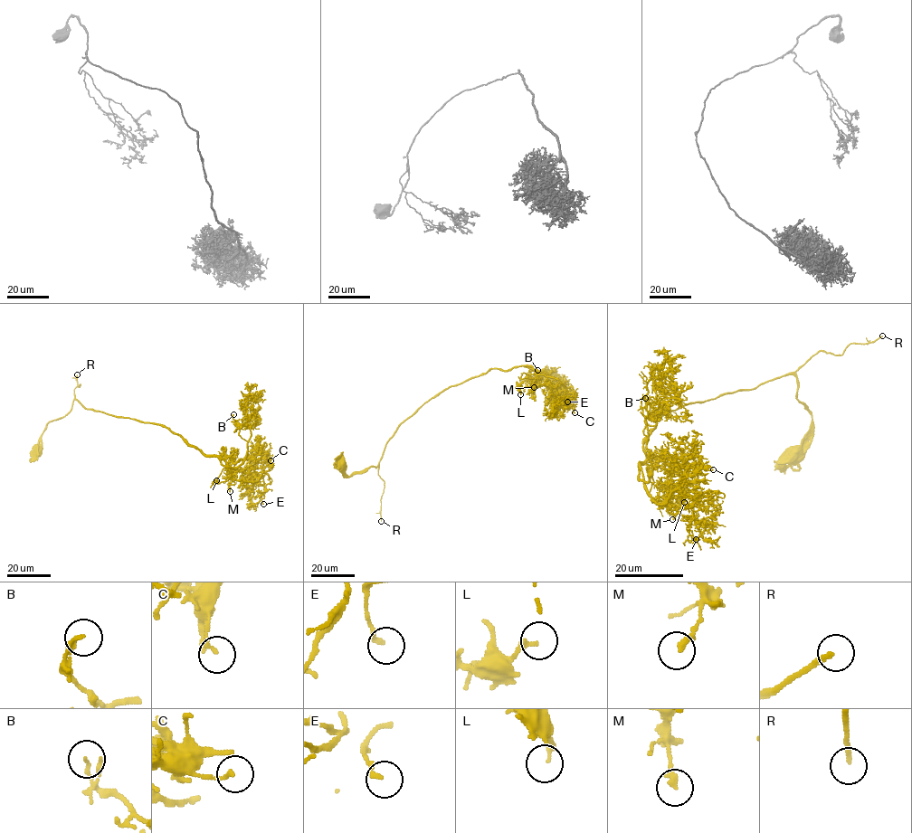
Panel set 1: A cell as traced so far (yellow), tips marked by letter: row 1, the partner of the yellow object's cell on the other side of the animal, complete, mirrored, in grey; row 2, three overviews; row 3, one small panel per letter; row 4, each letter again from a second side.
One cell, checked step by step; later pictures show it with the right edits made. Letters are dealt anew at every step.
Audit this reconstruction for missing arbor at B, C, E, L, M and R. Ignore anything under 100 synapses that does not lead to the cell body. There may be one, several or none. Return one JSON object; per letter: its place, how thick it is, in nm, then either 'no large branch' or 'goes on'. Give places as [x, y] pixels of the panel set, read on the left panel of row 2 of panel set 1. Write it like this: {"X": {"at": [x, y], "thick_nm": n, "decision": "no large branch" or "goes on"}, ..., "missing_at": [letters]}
{"B": {"at": [233, 414], "thick_nm": 130, "decision": "no large branch"}, "C": {"at": [270, 460], "thick_nm": 150, "decision": "no large branch"}, "E": {"at": [263, 504], "thick_nm": 170, "decision": "no large branch"}, "L": {"at": [216, 480], "thick_nm": 200, "decision": "no large branch"}, "M": {"at": [230, 491], "thick_nm": 240, "decision": "no large branch"}, "R": {"at": [77, 374], "thick_nm": 170, "decision": "no large branch"}, "missing_at": []}

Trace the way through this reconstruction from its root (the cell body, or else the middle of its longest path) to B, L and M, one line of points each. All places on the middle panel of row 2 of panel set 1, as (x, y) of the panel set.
B: (338, 463), (348, 476), (376, 467), (396, 429), (451, 386), (491, 368), (537, 370)
L: (338, 463), (348, 476), (376, 467), (424, 403), (491, 368), (533, 369), (541, 379), (525, 377), (520, 394)
M: (338, 463), (348, 476), (376, 467), (396, 429), (424, 403), (491, 368), (527, 366), (536, 374), (534, 387)

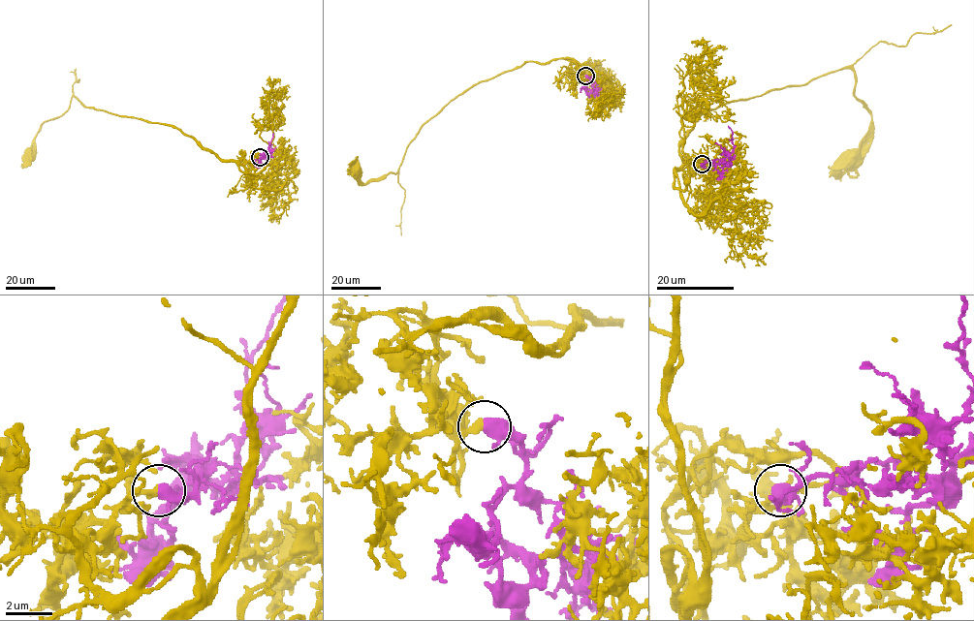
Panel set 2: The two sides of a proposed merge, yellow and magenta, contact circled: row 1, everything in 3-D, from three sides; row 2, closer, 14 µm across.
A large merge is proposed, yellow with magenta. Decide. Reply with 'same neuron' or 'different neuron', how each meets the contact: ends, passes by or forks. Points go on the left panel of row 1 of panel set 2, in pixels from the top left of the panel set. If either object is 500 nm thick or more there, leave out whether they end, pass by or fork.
same neuron; yellow passes by; magenta passes by

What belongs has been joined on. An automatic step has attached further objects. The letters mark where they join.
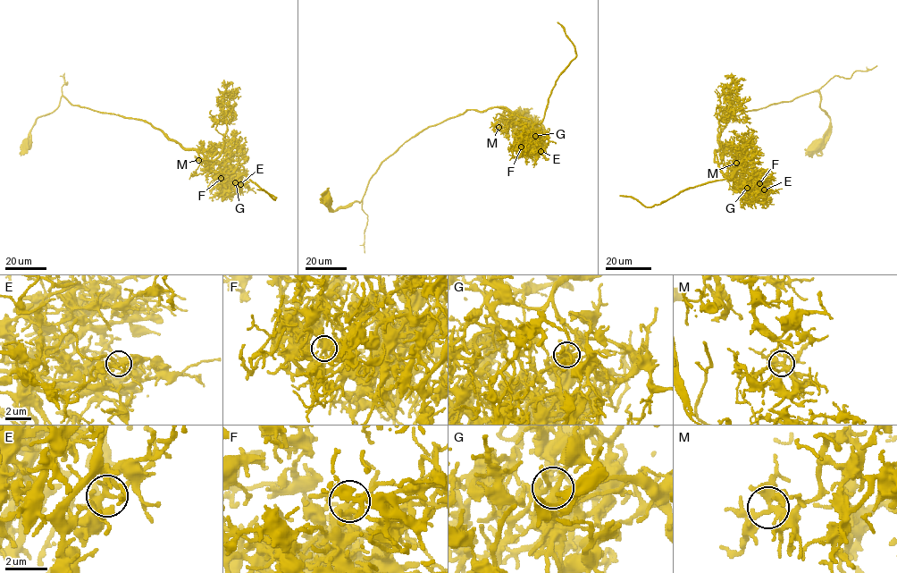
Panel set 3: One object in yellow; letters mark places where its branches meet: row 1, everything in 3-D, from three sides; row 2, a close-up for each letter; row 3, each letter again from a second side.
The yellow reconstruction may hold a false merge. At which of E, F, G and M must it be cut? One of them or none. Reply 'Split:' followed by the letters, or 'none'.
Split: G

